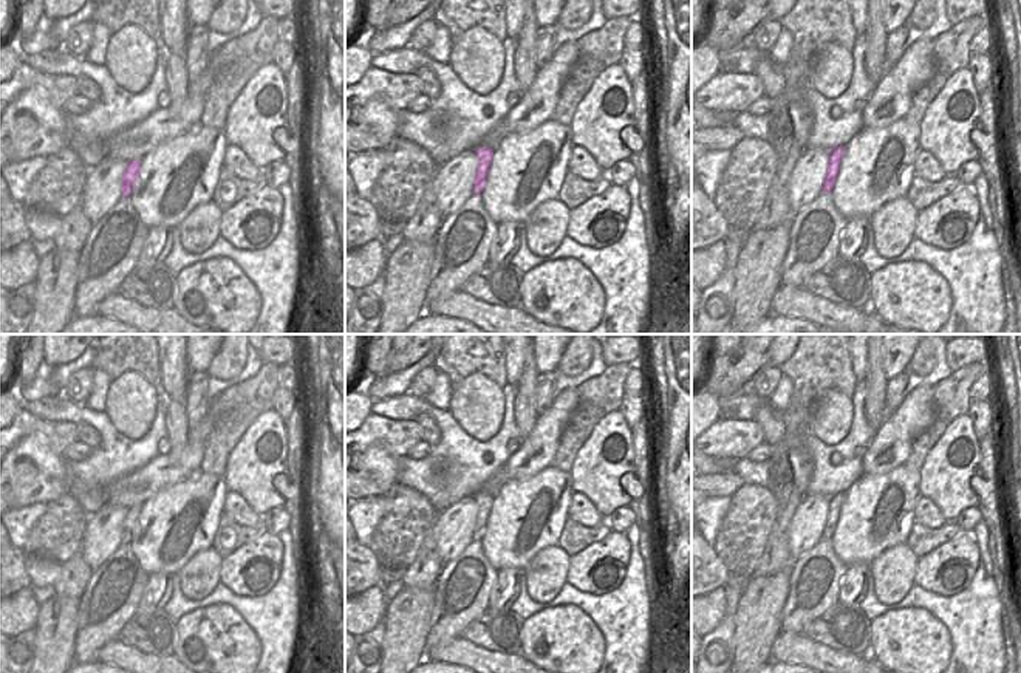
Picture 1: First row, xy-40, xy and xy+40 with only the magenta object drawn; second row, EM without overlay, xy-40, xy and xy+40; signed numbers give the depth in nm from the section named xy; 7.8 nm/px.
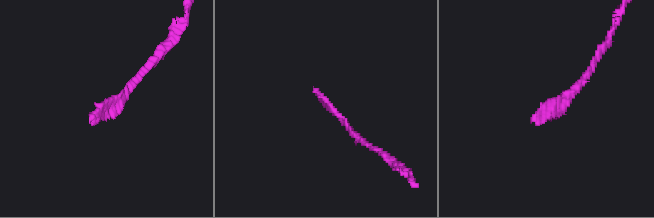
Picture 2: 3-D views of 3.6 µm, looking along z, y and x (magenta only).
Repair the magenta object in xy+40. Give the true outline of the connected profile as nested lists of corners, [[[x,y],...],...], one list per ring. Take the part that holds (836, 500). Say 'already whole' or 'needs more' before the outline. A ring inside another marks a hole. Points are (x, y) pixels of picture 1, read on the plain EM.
already whole; [[[835,494],[829,497],[829,511],[826,517],[826,524],[821,532],[821,538],[832,537],[835,526],[838,523],[838,515],[840,515],[840,507],[842,507],[843,500],[845,500],[845,494]]]

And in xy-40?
already whole; [[[133,506],[127,511],[122,523],[122,543],[130,543],[133,529],[139,524],[141,506]]]

